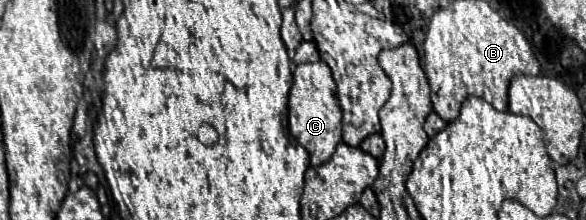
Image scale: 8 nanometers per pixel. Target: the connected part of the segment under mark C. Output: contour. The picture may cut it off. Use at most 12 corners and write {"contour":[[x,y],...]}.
{"contour":[[326,62],[298,64],[290,134],[310,164],[332,158],[342,110]]}

